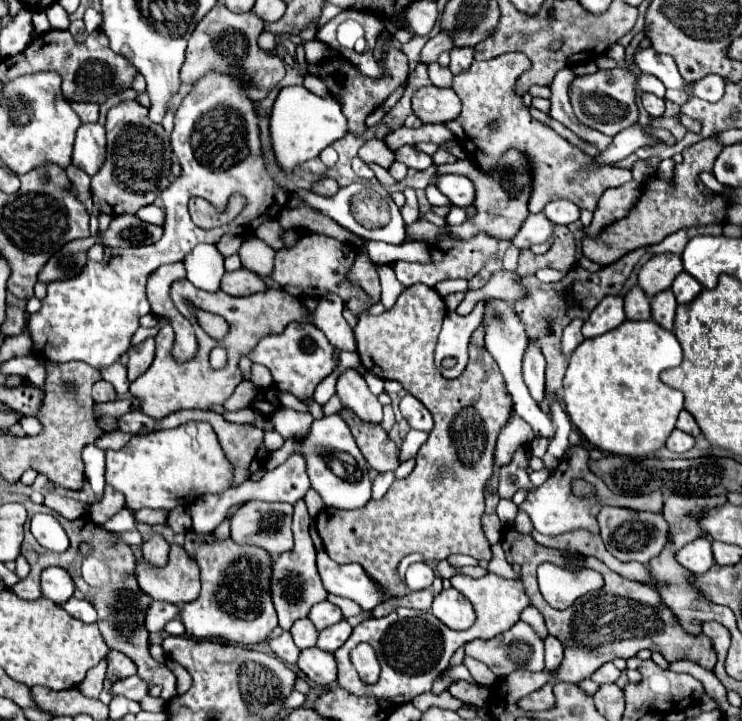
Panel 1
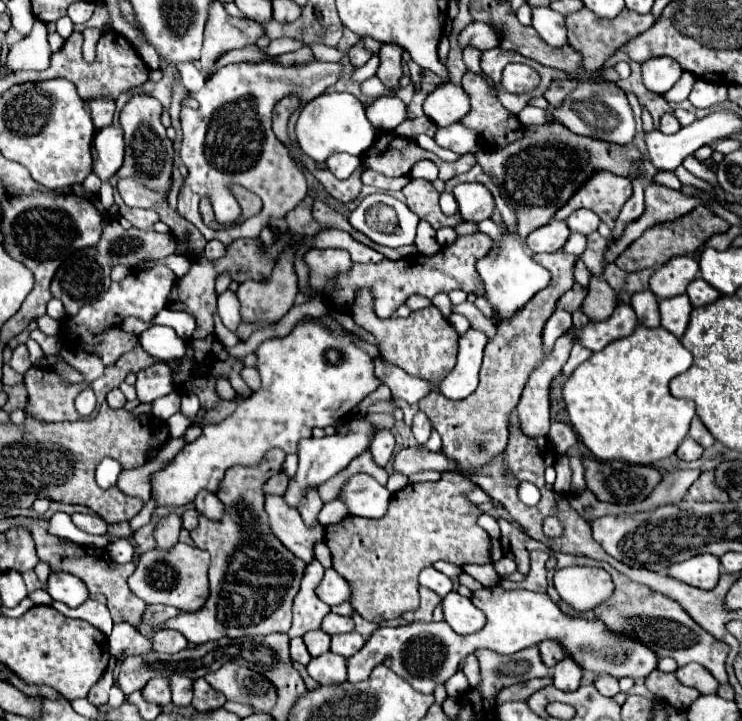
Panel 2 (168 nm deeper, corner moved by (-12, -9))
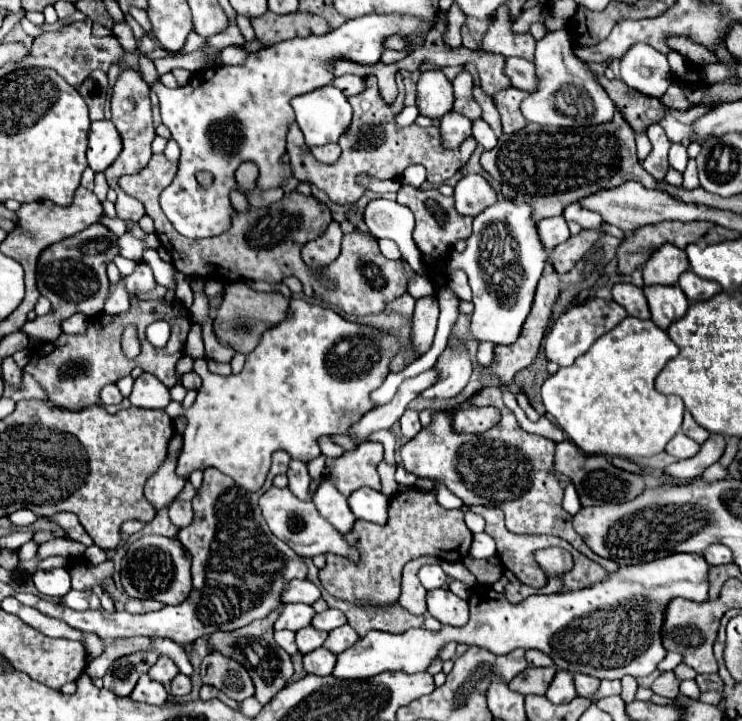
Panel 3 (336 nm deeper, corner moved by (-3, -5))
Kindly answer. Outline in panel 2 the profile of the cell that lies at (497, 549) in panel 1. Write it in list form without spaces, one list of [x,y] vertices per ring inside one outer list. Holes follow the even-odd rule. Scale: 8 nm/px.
[[[534,553],[534,555],[544,555],[544,557],[532,557],[532,569],[526,575],[524,581],[520,583],[512,583],[512,581],[500,581],[500,585],[504,589],[528,589],[528,591],[536,591],[536,593],[546,593],[548,589],[548,581],[546,581],[546,561],[552,559],[550,553]]]

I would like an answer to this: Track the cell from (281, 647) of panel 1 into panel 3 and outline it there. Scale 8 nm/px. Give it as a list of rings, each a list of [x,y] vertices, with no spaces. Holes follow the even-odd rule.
[[[275,631],[275,641],[279,647],[283,647],[289,655],[297,653],[297,645],[295,645],[295,633],[293,631]]]

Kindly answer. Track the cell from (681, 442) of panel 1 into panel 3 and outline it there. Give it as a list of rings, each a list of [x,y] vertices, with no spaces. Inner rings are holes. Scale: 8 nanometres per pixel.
[[[677,433],[665,447],[665,451],[677,459],[689,459],[699,451],[699,445],[683,433]]]

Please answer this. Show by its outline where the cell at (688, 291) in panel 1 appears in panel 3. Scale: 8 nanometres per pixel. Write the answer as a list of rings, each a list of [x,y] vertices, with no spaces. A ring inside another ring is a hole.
[[[685,271],[681,277],[679,277],[679,287],[683,289],[683,293],[687,295],[687,299],[693,303],[693,301],[705,301],[705,299],[711,299],[711,295],[717,295],[721,291],[721,287],[713,281],[705,281],[705,279],[699,279],[693,271]]]

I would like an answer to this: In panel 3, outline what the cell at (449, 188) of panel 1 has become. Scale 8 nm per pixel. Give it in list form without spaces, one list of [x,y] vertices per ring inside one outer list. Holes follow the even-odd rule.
[[[467,175],[455,185],[455,209],[461,215],[475,217],[497,201],[495,191],[481,175]]]

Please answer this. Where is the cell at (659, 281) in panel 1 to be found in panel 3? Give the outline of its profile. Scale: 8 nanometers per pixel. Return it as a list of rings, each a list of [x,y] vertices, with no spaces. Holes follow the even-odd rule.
[[[665,243],[643,265],[645,285],[675,285],[679,275],[689,269],[689,259],[683,249]]]

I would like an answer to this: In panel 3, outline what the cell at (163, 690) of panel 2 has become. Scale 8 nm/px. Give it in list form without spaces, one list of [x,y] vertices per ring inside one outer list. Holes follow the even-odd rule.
[[[159,657],[159,661],[157,661],[147,673],[149,673],[151,679],[167,685],[167,683],[177,675],[177,667],[175,667],[175,663],[171,663],[171,659]]]

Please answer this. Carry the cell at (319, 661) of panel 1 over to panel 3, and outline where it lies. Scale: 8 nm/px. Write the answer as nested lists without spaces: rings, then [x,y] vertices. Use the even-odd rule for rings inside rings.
[[[319,647],[317,651],[303,655],[303,667],[305,667],[307,673],[313,673],[313,675],[329,675],[329,673],[333,673],[335,661],[337,661],[335,653],[327,651],[325,647]]]

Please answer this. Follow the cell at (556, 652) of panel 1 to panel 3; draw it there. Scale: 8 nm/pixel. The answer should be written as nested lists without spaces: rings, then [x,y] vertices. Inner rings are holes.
[[[557,671],[545,695],[551,703],[569,703],[577,695],[573,675],[567,671]]]

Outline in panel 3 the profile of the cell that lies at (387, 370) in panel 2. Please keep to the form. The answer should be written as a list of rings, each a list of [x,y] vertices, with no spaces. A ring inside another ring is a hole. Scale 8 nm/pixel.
[[[451,337],[447,343],[447,349],[439,355],[435,363],[435,371],[439,371],[437,383],[427,387],[419,397],[425,397],[425,399],[457,397],[465,389],[473,373],[473,365],[471,365],[471,357],[465,341],[461,341],[459,337]]]

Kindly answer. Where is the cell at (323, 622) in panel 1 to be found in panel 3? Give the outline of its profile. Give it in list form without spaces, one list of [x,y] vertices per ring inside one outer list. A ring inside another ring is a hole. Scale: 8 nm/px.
[[[327,609],[327,611],[323,611],[323,613],[317,613],[315,617],[313,617],[313,627],[315,629],[319,629],[319,631],[333,631],[335,627],[339,627],[339,625],[345,625],[347,621],[345,621],[345,615],[339,611],[339,609]]]

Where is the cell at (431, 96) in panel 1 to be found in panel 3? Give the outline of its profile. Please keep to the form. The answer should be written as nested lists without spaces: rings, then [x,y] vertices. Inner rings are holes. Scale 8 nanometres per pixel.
[[[441,69],[421,73],[417,81],[417,107],[429,119],[441,119],[453,109],[453,87]]]

